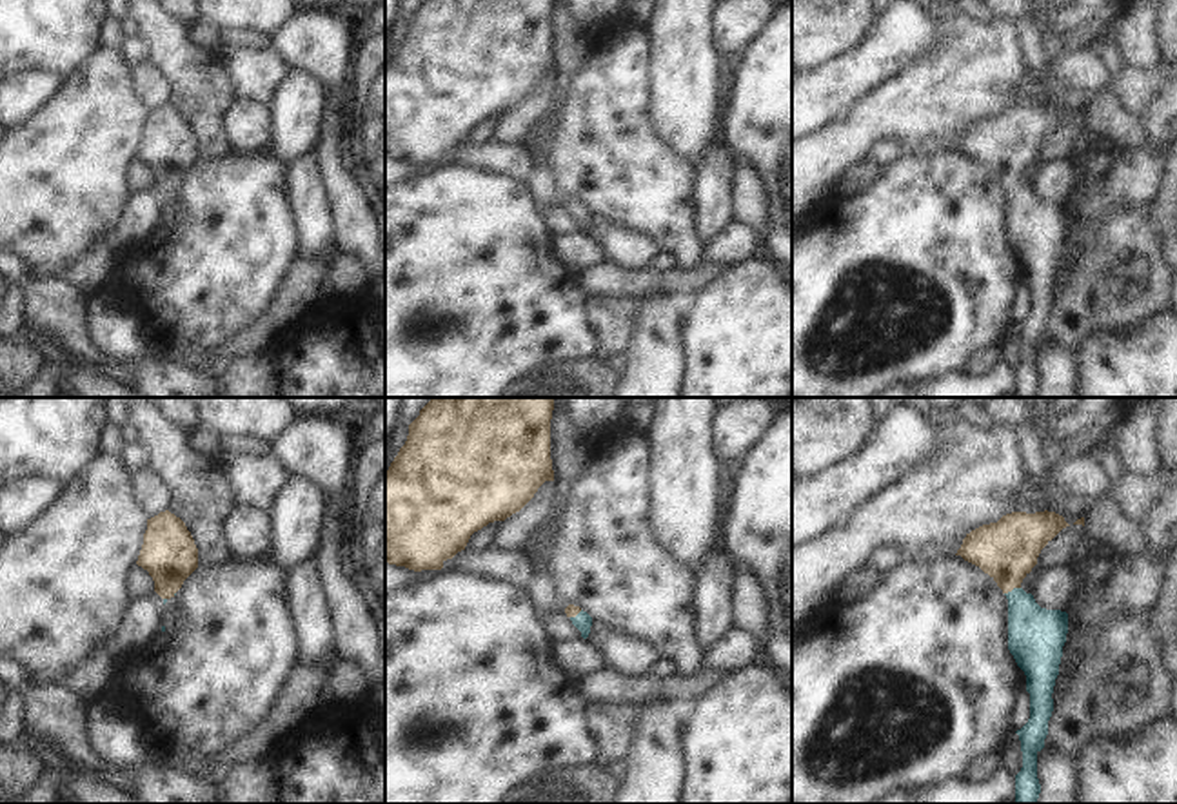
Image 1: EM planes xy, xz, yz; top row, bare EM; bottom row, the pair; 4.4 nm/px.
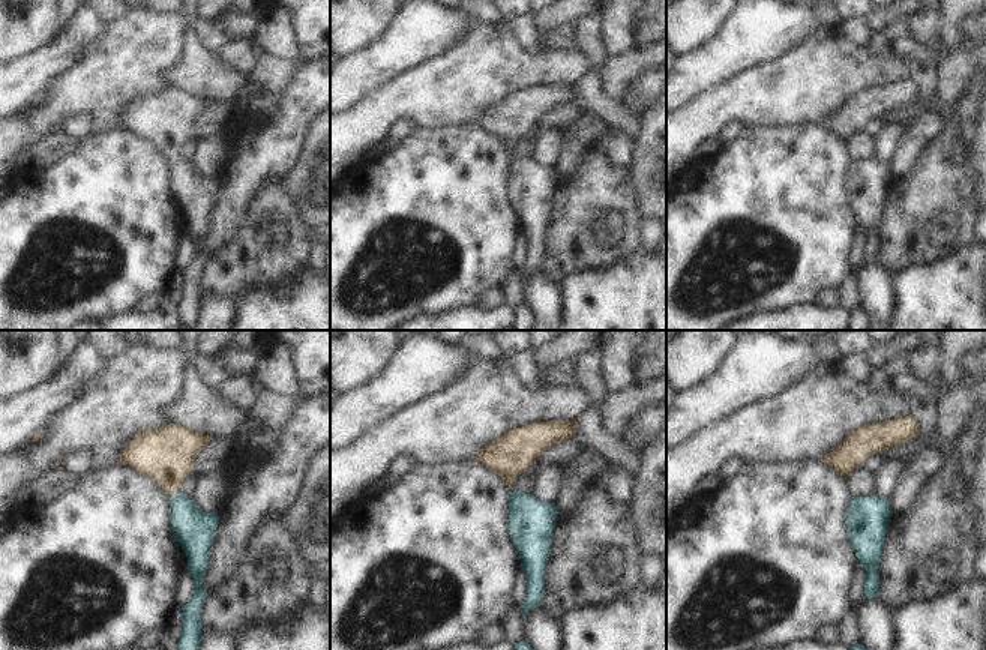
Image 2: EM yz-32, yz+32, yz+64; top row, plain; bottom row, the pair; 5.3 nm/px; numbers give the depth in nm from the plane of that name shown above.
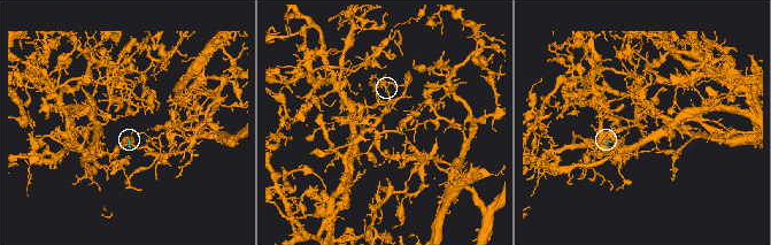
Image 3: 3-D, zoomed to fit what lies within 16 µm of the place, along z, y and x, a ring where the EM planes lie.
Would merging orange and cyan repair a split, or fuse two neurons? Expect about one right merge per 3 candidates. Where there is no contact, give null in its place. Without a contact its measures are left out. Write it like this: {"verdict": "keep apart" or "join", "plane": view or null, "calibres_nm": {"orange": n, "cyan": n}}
{"verdict": "join", "plane": "yz", "calibres_nm": {"orange": 280, "cyan": 260}}

